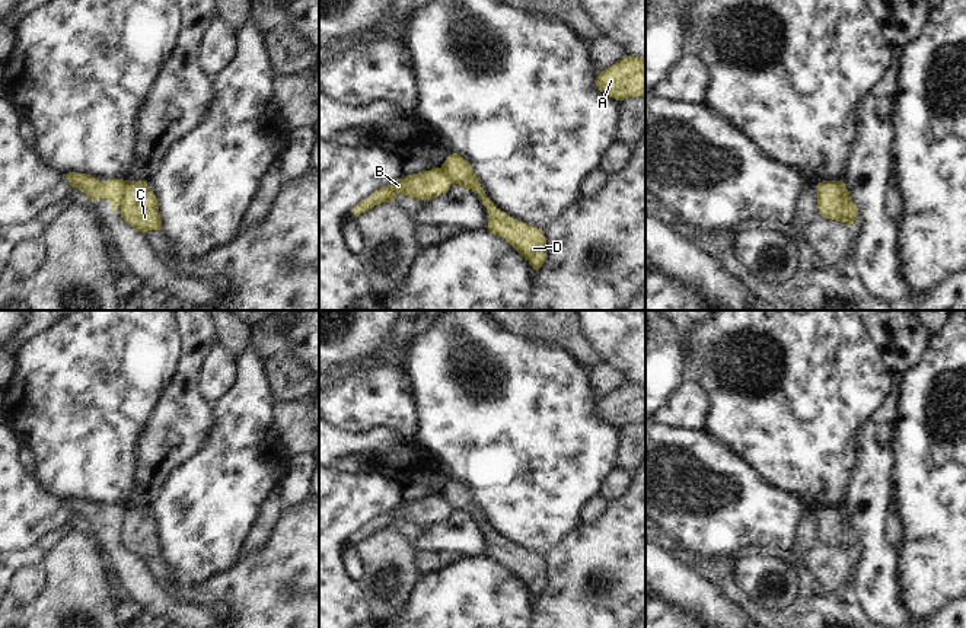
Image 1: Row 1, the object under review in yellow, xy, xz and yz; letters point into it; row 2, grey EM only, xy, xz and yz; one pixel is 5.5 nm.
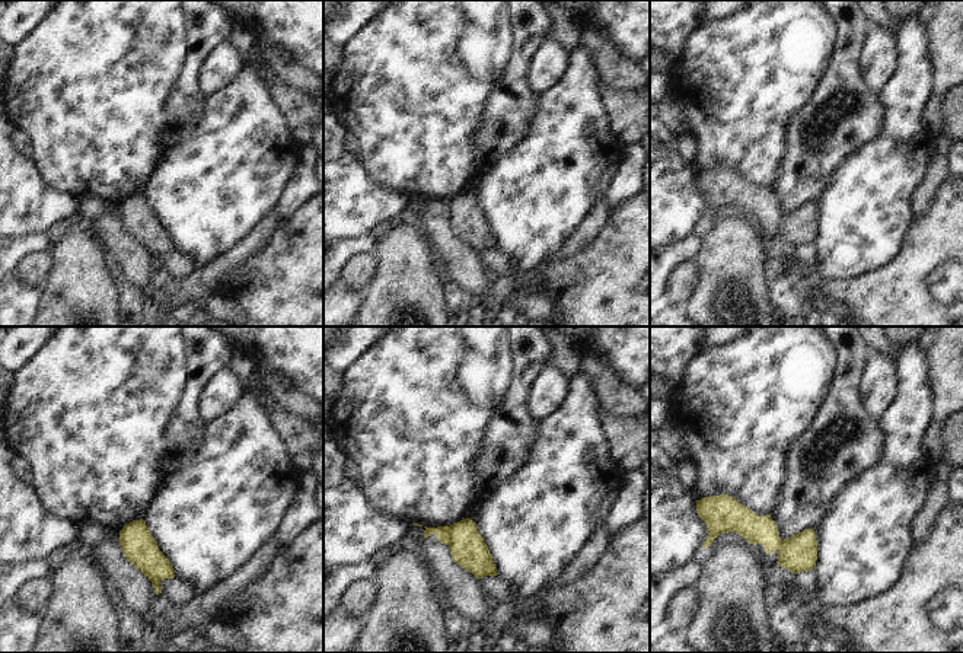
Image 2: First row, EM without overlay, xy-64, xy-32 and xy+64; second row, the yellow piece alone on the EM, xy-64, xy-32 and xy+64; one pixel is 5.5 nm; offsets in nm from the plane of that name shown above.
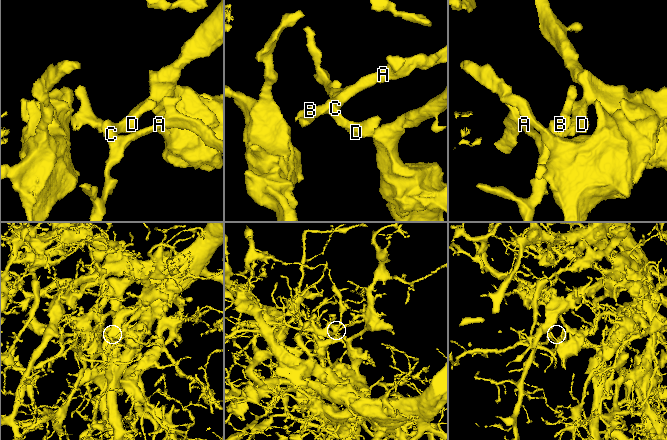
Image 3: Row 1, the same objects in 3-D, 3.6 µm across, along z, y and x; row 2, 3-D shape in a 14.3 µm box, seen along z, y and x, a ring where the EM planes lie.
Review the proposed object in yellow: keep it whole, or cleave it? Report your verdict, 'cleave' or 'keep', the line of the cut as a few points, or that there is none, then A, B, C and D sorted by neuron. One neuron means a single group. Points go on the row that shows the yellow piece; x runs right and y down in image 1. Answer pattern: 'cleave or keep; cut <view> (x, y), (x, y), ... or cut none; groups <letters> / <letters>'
cleave; cut xy (124, 181), (118, 204); groups A C D / B

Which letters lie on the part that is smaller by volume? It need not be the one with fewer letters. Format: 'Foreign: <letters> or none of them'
Foreign: B.

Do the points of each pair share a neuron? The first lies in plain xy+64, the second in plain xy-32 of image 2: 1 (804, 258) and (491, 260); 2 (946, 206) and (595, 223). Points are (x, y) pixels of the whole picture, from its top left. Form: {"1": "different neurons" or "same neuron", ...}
{"1": "same neuron", "2": "different neurons"}

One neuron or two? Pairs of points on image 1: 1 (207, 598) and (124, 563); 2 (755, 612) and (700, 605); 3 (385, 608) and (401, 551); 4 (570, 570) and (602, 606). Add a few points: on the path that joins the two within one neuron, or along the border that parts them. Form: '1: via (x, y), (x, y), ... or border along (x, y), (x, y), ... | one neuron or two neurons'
1: border along (169, 590), (178, 602), (194, 602), (213, 612) | two neurons
2: border along (719, 587), (746, 612) | two neurons
3: via (386, 593), (388, 566) | one neuron
4: via (579, 579), (592, 592), (593, 598) | one neuron

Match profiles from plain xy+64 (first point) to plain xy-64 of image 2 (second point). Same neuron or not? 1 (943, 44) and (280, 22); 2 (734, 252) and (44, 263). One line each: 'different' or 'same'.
1: different
2: different

